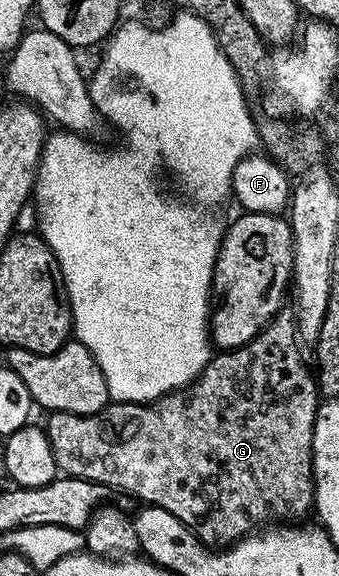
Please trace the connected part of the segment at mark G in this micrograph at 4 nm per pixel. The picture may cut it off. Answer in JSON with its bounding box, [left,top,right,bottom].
[45,314,321,550]

